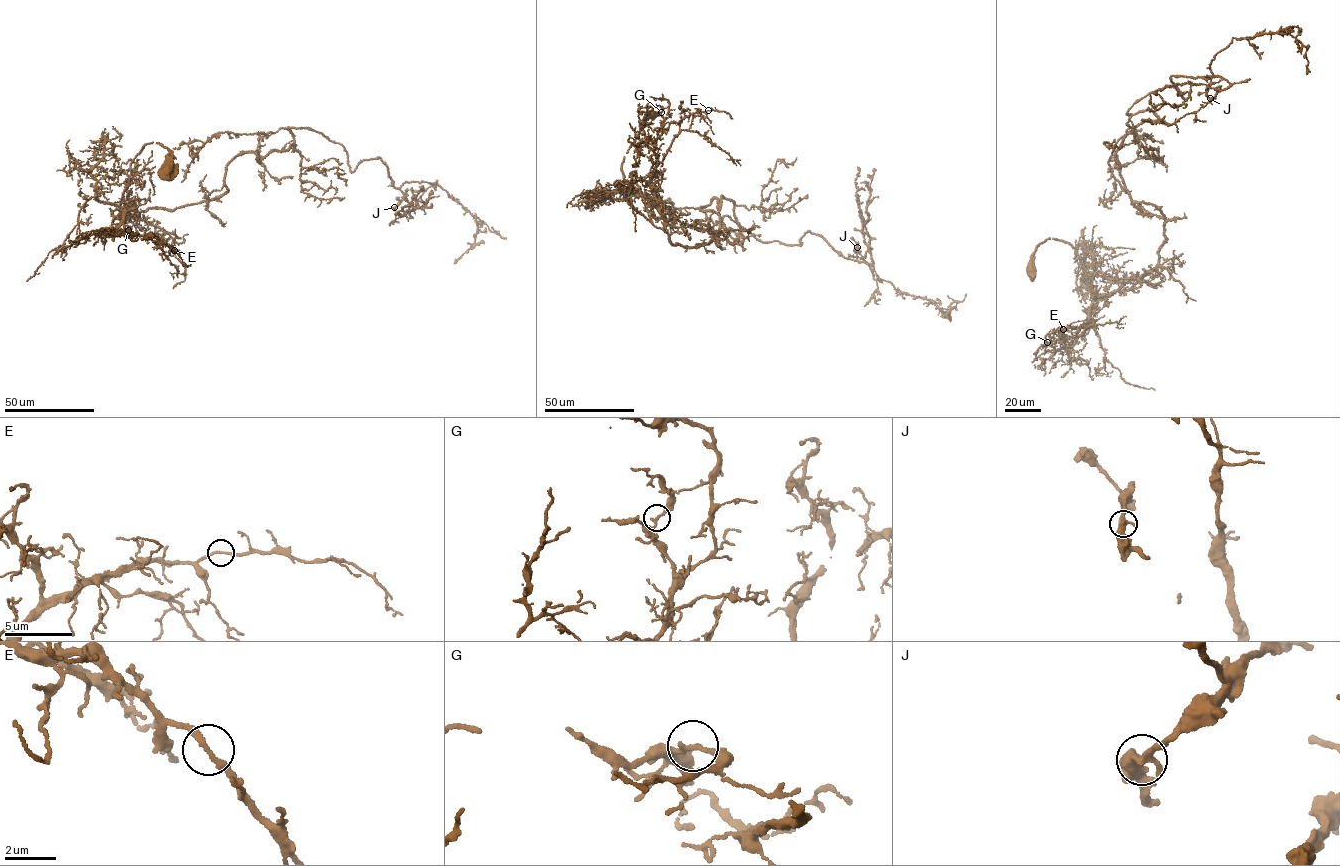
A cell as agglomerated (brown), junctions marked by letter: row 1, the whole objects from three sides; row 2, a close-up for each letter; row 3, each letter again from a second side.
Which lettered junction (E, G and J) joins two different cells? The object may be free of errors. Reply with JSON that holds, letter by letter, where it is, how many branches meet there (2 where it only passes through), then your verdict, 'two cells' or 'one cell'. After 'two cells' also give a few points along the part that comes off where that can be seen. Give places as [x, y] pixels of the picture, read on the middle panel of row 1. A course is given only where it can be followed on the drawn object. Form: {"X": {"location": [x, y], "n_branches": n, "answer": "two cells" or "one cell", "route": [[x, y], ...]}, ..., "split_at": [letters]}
{"E": {"location": [708, 110], "n_branches": 2, "answer": "one cell"}, "G": {"location": [661, 112], "n_branches": 2, "answer": "one cell"}, "J": {"location": [857, 247], "n_branches": 2, "answer": "one cell"}, "split_at": []}

